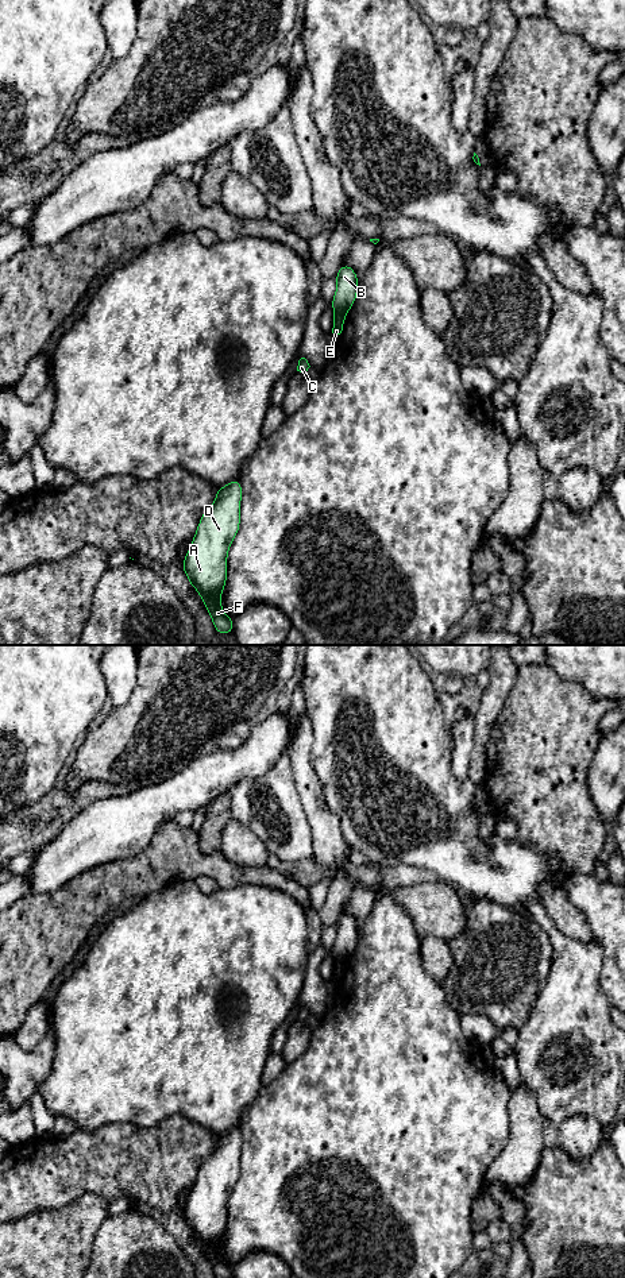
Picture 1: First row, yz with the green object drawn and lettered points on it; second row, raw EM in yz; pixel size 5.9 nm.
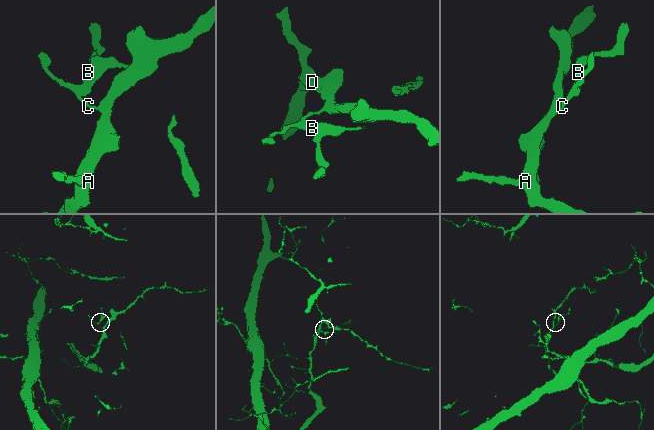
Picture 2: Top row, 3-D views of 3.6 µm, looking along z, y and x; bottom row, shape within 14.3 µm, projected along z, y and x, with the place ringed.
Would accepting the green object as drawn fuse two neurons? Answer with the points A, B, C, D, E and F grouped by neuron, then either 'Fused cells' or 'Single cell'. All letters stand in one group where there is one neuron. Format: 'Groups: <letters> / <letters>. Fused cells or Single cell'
Groups: A C D E F / B. Fused cells

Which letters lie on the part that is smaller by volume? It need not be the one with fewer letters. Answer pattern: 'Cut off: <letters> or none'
Cut off: B

